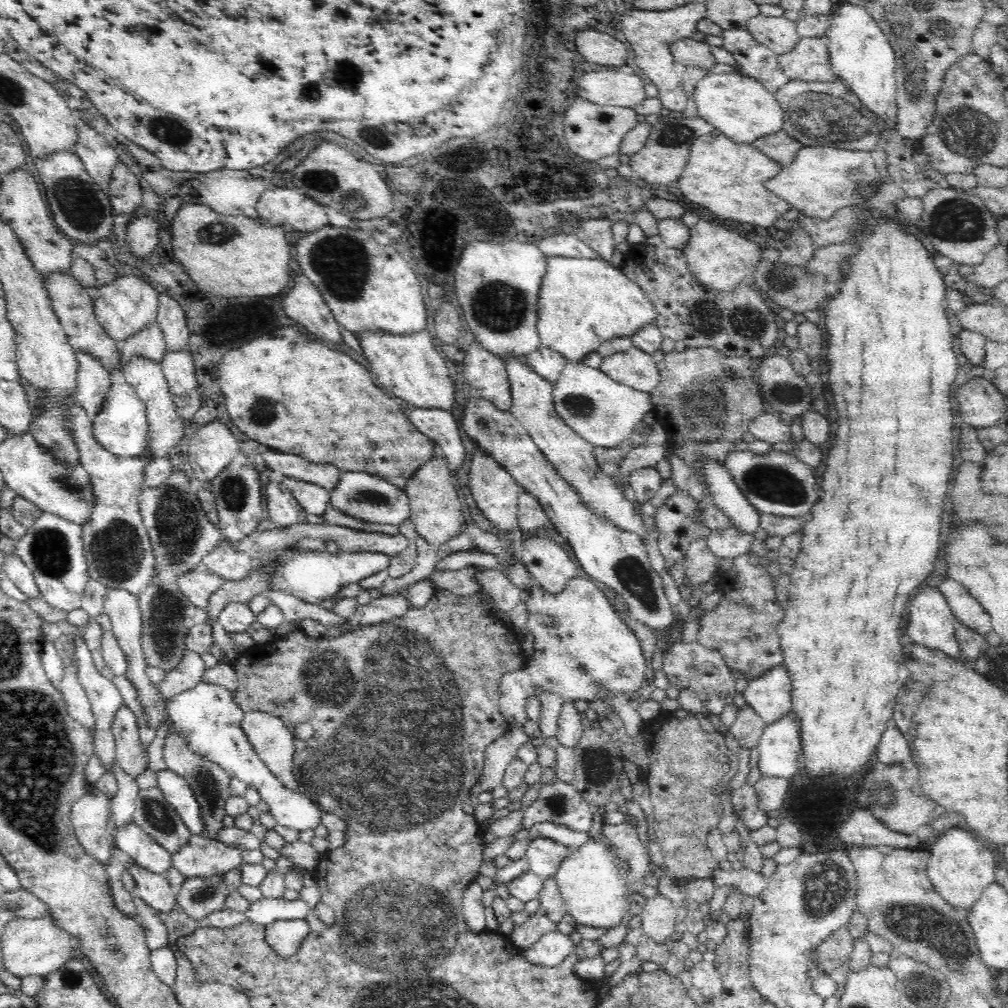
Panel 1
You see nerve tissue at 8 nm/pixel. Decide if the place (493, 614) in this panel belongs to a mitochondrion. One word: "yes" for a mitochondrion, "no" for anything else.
no

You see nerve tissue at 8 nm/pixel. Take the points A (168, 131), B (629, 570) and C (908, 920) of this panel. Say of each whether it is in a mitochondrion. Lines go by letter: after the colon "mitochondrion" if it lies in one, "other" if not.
A: mitochondrion
B: mitochondrion
C: mitochondrion

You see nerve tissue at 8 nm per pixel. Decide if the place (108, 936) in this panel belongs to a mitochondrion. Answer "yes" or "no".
yes

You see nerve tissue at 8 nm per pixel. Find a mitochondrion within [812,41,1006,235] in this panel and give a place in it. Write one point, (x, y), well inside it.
(966, 131)

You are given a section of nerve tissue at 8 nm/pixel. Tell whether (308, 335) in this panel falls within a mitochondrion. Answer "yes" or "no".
no

